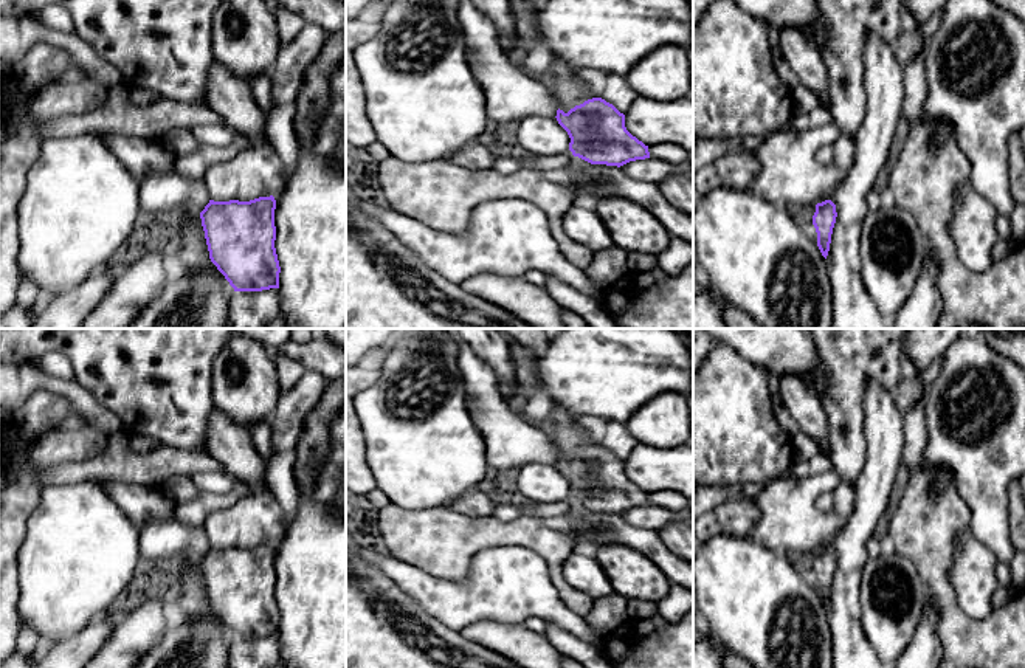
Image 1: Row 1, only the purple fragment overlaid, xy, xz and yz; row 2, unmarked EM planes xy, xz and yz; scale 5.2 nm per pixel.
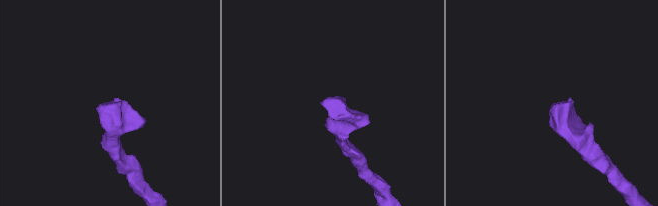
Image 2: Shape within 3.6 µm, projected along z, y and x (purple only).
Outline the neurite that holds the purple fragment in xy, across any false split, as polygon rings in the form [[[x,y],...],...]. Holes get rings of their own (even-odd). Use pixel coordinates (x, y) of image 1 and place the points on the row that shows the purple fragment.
[[[276,200],[214,201],[200,212],[211,262],[234,291],[279,288]]]

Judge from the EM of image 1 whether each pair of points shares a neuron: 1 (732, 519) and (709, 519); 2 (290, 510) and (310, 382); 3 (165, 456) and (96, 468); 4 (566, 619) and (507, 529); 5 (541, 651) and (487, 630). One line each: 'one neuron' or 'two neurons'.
1: one neuron
2: one neuron
3: one neuron
4: two neurons
5: one neuron

